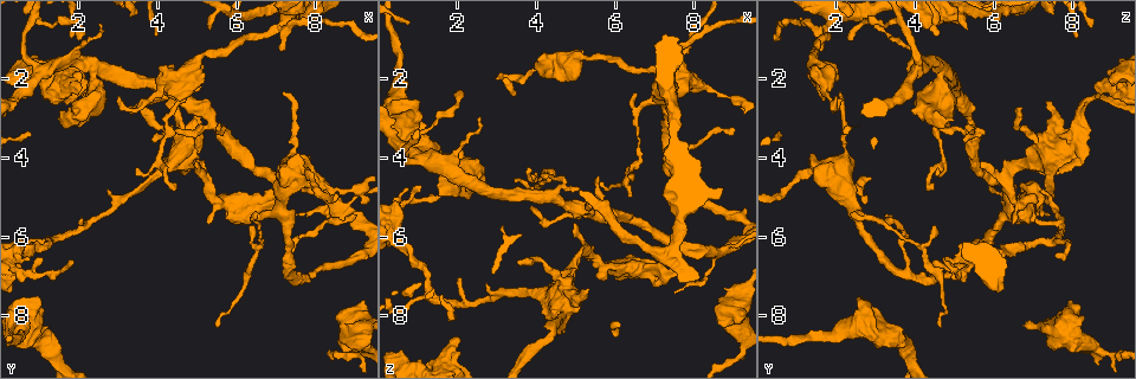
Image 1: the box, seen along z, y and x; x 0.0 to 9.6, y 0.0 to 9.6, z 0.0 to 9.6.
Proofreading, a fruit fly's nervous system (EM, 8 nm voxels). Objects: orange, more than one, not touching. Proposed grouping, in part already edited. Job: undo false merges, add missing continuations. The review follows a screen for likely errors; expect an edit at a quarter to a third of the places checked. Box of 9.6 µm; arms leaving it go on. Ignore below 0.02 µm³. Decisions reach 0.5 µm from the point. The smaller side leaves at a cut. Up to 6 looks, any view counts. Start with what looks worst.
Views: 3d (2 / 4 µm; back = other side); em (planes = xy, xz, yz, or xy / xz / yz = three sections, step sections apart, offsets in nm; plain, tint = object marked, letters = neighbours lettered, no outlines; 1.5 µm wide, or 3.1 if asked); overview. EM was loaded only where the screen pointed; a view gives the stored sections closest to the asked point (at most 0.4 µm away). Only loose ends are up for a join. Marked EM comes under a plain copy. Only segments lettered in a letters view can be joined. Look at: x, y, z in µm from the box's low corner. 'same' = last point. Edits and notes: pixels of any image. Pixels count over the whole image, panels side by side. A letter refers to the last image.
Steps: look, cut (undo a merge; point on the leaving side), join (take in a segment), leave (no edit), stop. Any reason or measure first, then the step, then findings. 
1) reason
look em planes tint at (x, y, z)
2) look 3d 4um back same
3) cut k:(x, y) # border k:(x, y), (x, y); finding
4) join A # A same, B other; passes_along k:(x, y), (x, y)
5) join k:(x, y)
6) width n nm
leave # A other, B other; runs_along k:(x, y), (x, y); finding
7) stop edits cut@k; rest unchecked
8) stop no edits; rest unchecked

thin end
look 3d 4um at (4.95, 4.10, 5.65)

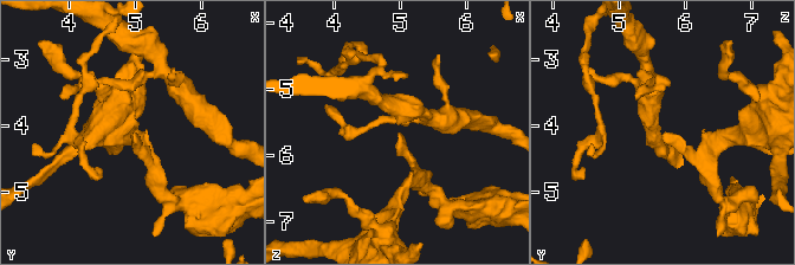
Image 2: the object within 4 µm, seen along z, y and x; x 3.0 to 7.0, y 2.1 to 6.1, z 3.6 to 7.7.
shape alone is not enough
look em planes letters at (4.95, 4.15, 5.65)

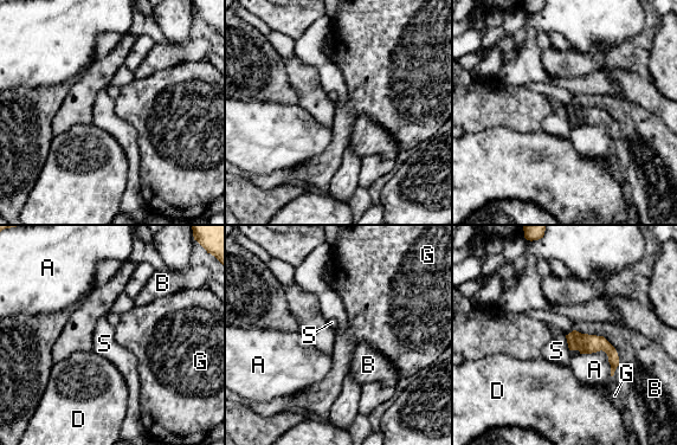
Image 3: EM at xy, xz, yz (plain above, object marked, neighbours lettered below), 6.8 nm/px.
width 140 nm
leave # A other, B other, D other, G other, S other; runs_along 3:(569, 337), (601, 343), (616, 362); no lettered segment goes on from it

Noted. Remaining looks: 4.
free end
look 3d 2um at (3.00, 2.40, 2.00)

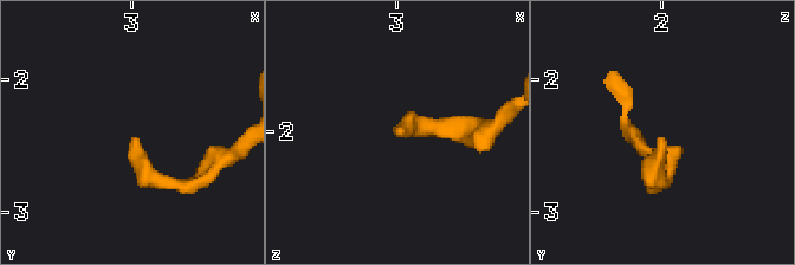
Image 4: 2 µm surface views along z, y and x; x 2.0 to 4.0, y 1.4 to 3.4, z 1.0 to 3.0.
look em planes letters at (2.98, 2.42, 1.98)

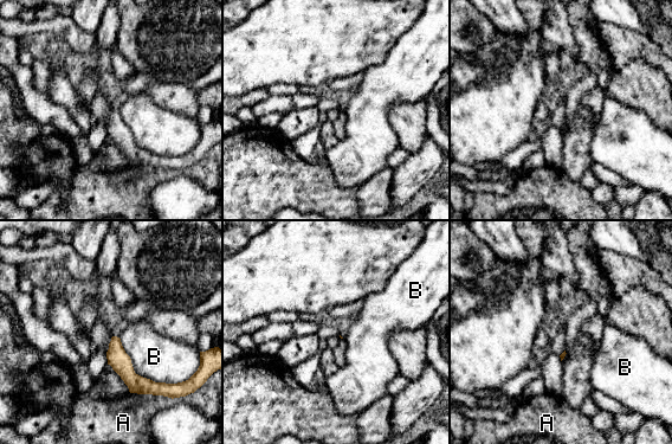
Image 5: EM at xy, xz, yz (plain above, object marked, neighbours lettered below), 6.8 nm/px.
leave # A other, B other; border 5:(118, 338), (136, 373), (175, 384); none of them fits

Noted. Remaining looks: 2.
branch stops here
look em planes letters at (5.30, 0.70, 5.35)

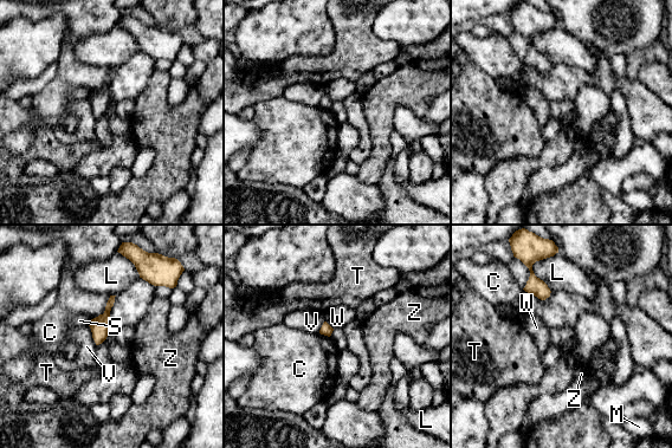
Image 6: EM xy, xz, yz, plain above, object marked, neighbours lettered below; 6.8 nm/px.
longest_contact C 260 nm
leave # C other, L other, M other, S other, T other, V other, W other, Z other; none of them fits

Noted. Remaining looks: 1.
stop no edits; rest unchecked

